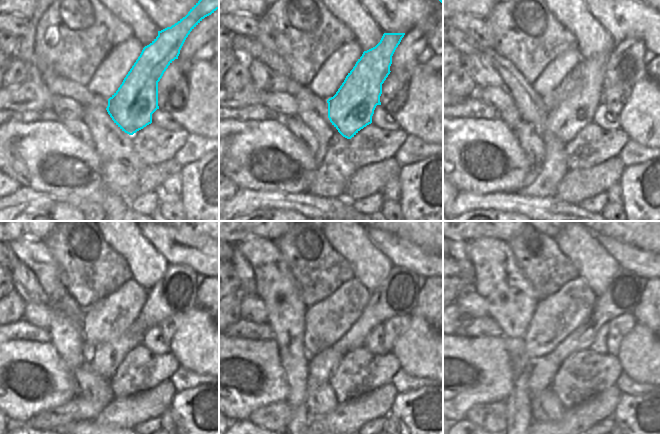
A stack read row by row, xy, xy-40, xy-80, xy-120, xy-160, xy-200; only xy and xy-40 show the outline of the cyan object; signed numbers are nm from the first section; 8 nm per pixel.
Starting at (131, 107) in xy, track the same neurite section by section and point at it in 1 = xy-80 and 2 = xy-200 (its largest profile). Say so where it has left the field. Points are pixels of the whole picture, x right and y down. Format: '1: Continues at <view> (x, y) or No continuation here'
1: Continues at xy-80 (577, 110)
2: Continues at xy-200 (519, 418)

